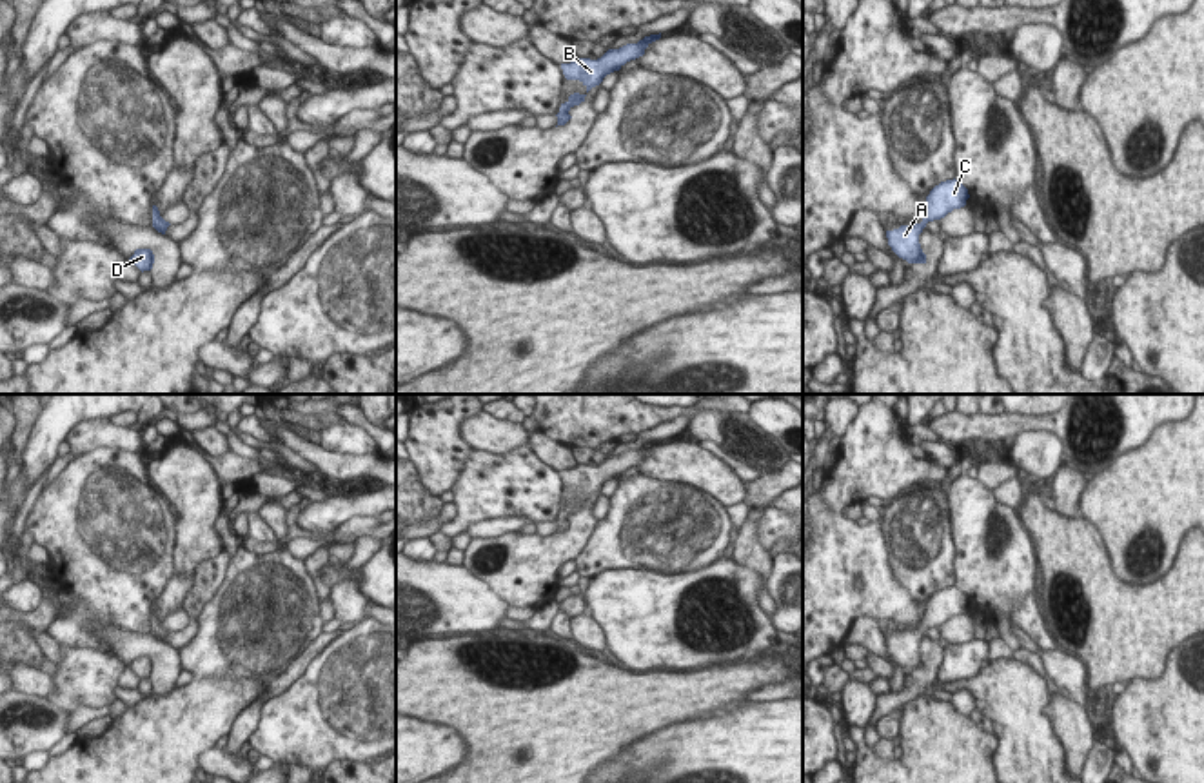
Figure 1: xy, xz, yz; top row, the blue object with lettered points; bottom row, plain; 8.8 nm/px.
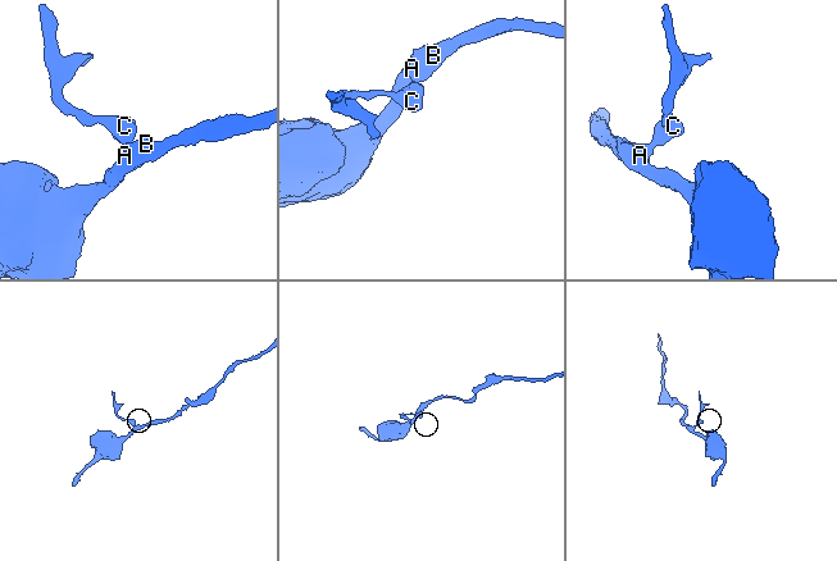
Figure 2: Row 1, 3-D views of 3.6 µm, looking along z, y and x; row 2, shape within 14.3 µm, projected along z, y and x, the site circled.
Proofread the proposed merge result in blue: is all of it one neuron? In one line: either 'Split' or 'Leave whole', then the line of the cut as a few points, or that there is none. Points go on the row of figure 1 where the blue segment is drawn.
Leave whole. No split.

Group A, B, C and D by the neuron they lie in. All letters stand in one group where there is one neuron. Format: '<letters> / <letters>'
A B C D

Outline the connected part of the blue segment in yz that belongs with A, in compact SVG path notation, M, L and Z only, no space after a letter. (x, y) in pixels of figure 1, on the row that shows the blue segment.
M955 178L941 182L926 196L923 222L886 231L888 245L899 258L906 260L908 263L926 263L926 254L921 249L919 234L928 222L941 220L953 209L964 207L968 198L968 189Z

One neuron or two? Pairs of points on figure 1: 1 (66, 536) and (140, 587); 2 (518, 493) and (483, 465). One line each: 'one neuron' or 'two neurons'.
1: one neuron
2: one neuron

